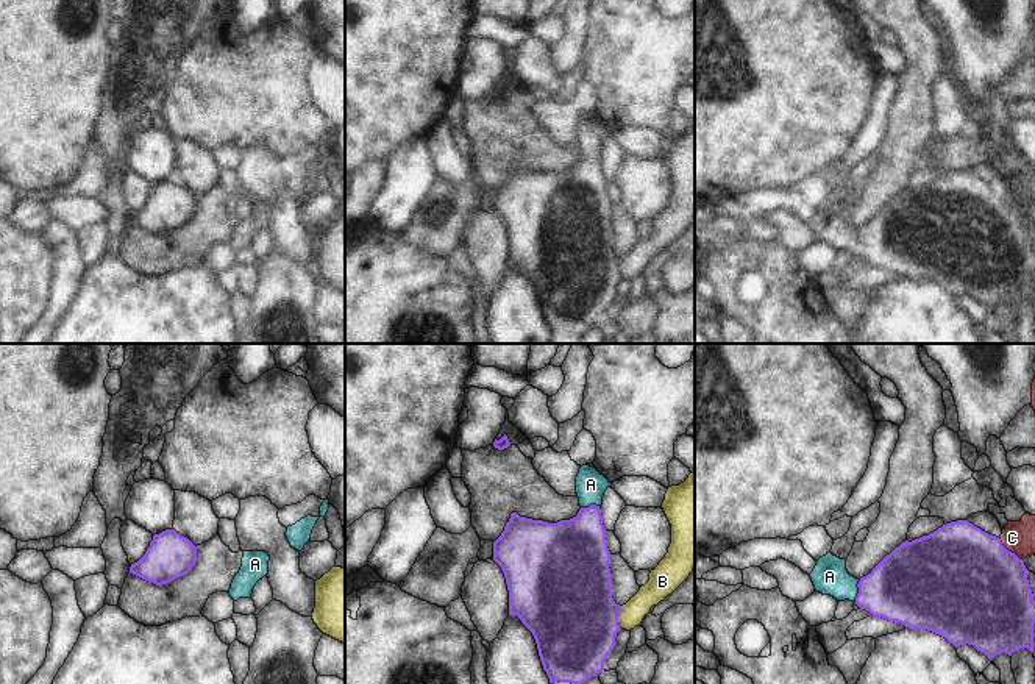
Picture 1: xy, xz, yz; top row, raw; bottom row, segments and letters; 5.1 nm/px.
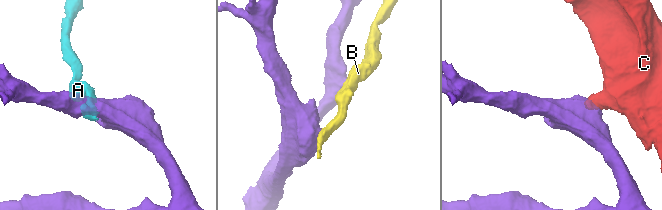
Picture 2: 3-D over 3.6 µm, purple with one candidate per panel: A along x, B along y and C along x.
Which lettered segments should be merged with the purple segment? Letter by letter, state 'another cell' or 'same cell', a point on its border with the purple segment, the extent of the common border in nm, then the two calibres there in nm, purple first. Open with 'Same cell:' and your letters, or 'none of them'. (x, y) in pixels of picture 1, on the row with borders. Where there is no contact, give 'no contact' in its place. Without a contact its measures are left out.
Same cell: A
A: same cell; contact yz (859, 591); length 120 nm; calibres 380 and 190 nm
B: another cell; contact xz (618, 616); length 120 nm; calibres 460 and 120 nm
C: another cell; contact yz (1010, 552); length 180 nm; calibres 500 and 160 nm

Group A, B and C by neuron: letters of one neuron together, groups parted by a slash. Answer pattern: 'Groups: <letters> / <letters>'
Groups: A / B C.

